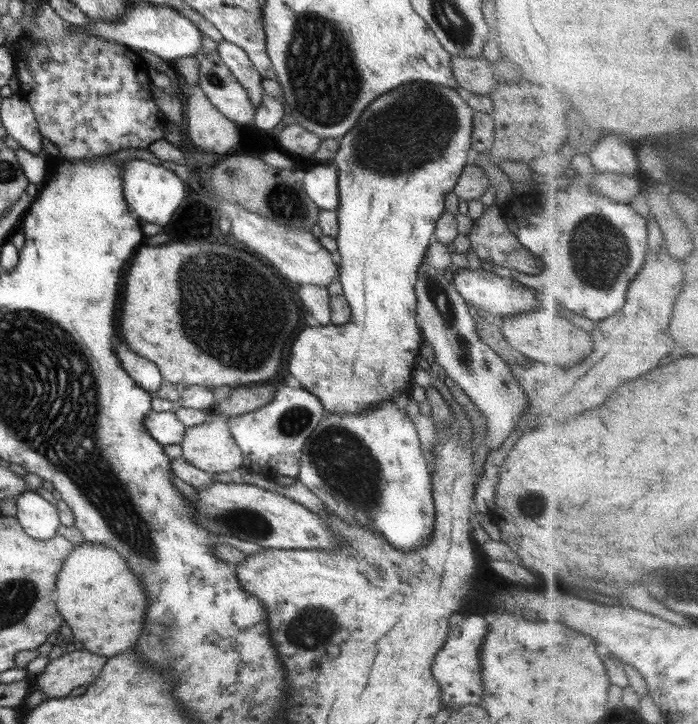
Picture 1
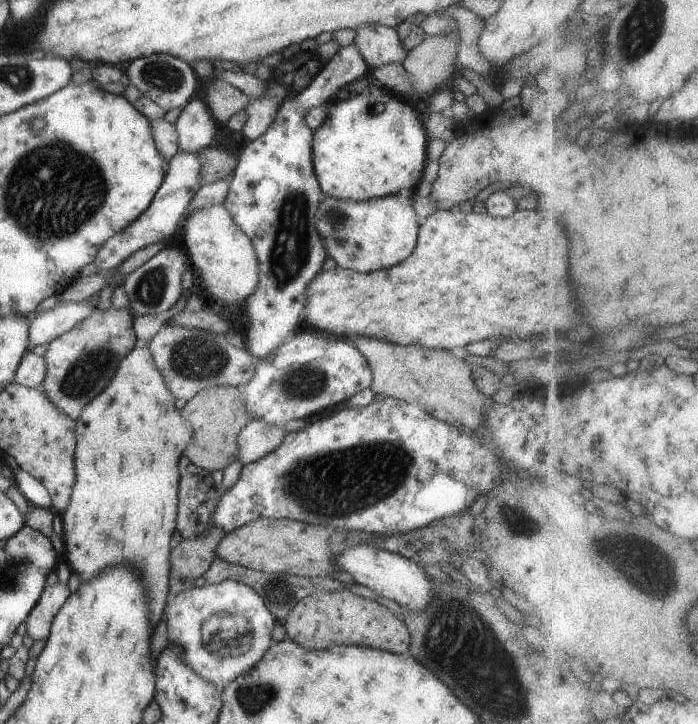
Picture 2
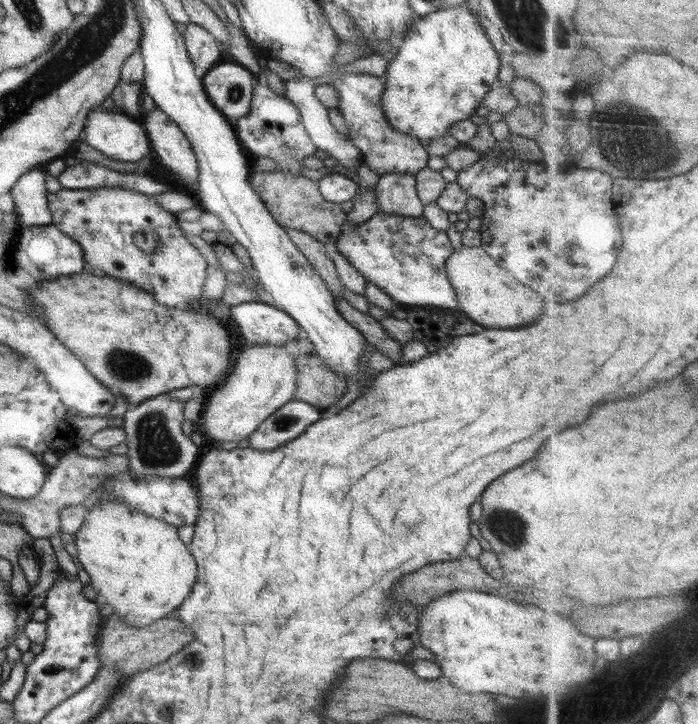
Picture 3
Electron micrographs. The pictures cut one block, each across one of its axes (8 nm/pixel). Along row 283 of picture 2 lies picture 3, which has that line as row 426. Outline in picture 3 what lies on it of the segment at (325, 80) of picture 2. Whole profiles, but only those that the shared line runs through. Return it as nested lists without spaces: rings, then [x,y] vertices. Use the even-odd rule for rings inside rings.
[[[290,400],[273,412],[250,436],[249,446],[256,450],[276,450],[284,444],[298,438],[312,426],[316,420],[322,418],[323,410],[305,403],[304,401]]]

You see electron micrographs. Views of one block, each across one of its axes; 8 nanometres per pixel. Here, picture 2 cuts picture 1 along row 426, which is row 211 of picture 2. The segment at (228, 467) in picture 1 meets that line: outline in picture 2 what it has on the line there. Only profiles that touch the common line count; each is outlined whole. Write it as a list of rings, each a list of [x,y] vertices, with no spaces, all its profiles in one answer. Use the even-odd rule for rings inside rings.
[[[224,203],[196,209],[181,226],[182,246],[191,260],[197,282],[204,282],[208,294],[232,309],[242,306],[259,283],[258,257],[250,238],[232,220]]]

